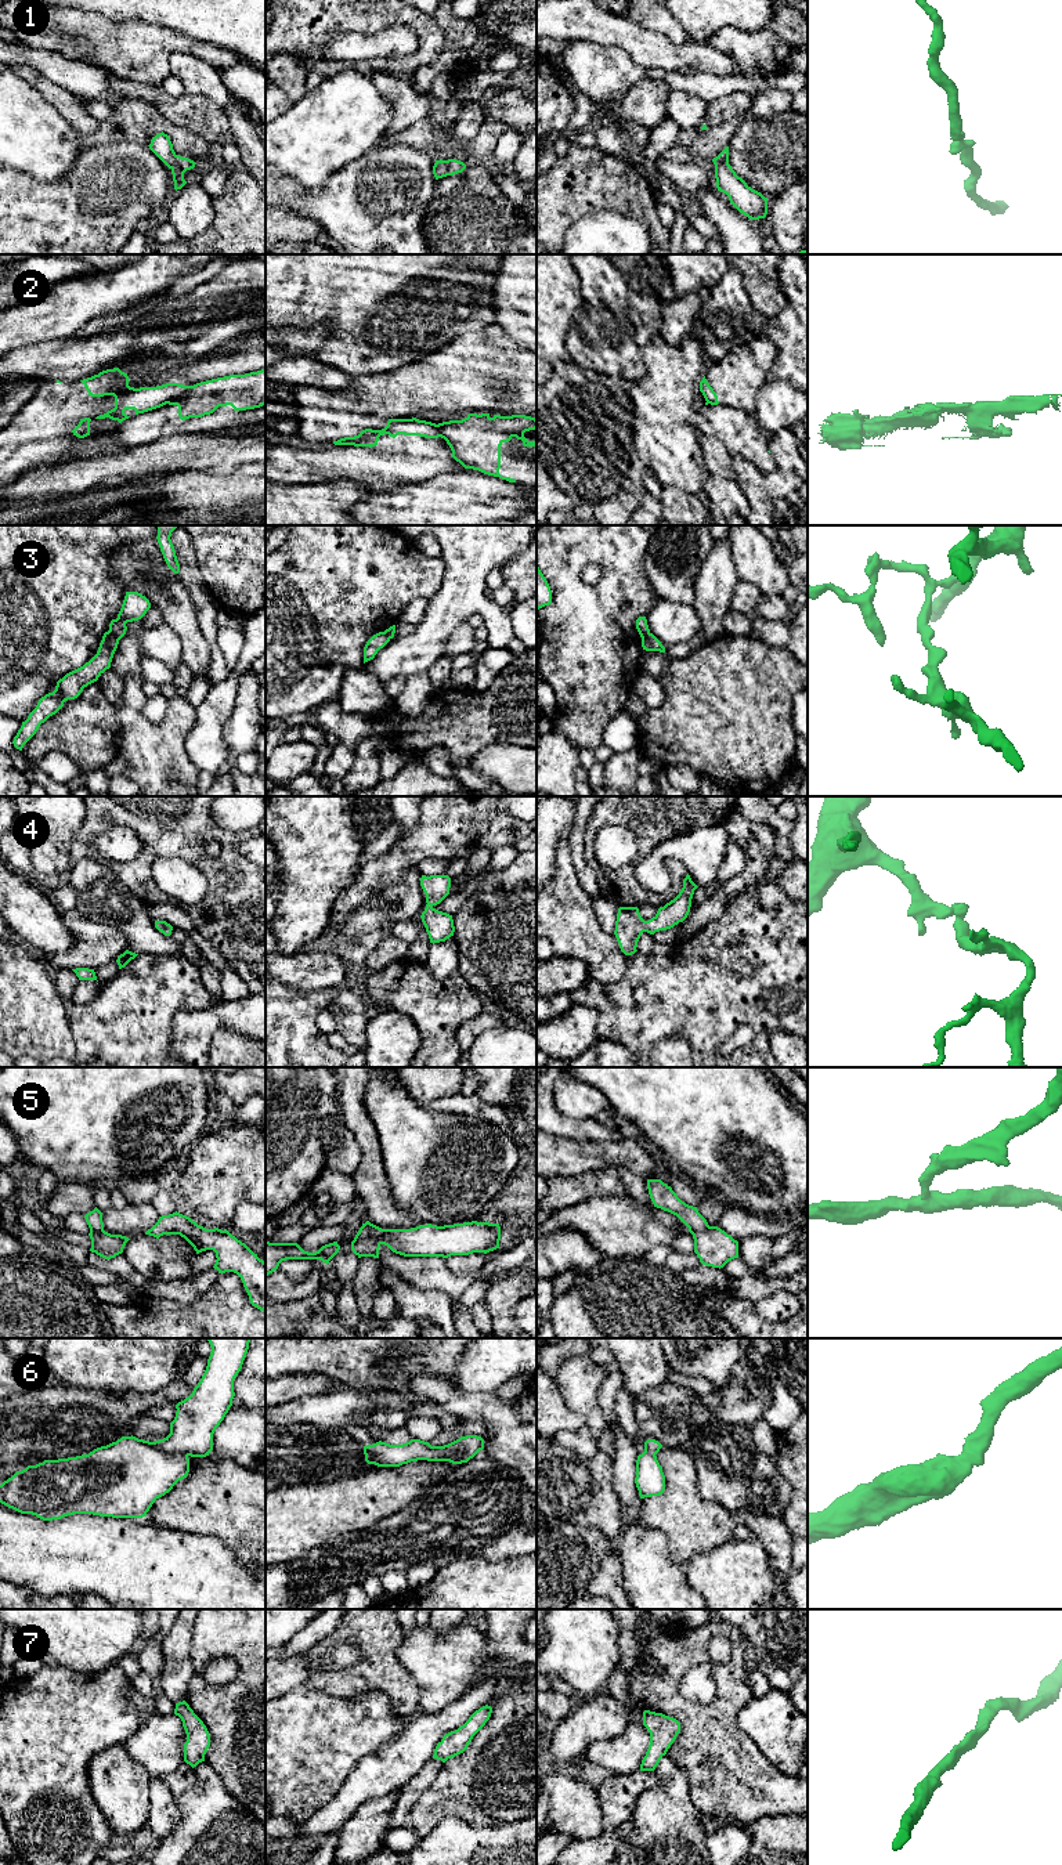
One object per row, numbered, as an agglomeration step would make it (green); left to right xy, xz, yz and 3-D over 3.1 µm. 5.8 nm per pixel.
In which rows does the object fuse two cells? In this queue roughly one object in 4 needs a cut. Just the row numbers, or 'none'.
2, 3, 5

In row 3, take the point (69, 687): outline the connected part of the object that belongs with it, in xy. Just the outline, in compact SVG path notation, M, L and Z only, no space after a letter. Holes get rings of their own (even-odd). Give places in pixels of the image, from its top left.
M105 632L97 654L83 666L66 673L57 682L53 693L41 697L36 708L22 722L21 729L14 737L14 747L22 751L24 745L36 734L40 724L50 716L55 715L68 700L80 695L84 687L98 680L98 677L111 668L113 654L118 648L119 639L111 632Z

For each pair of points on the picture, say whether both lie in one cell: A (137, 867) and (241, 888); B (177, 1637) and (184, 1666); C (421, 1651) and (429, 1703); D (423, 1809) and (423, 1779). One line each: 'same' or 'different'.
A: same
B: same
C: same
D: different

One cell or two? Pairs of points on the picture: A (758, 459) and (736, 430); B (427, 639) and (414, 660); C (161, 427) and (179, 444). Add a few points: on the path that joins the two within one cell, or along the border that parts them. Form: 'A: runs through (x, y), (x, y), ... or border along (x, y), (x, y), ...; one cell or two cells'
A: runs through (757, 452), (743, 437); one cell
B: runs through (425, 644), (415, 654); one cell
C: border along (183, 433), (162, 436), (138, 447); two cells

